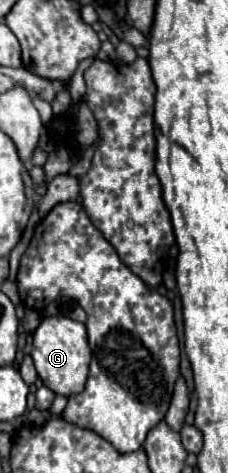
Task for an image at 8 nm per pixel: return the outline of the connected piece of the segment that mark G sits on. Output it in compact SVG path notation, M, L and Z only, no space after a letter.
M67 316L43 318L33 334L31 356L33 356L39 378L55 394L71 396L71 394L79 394L85 388L87 374L89 374L89 362L91 362L91 350L87 344L85 324L71 320Z

